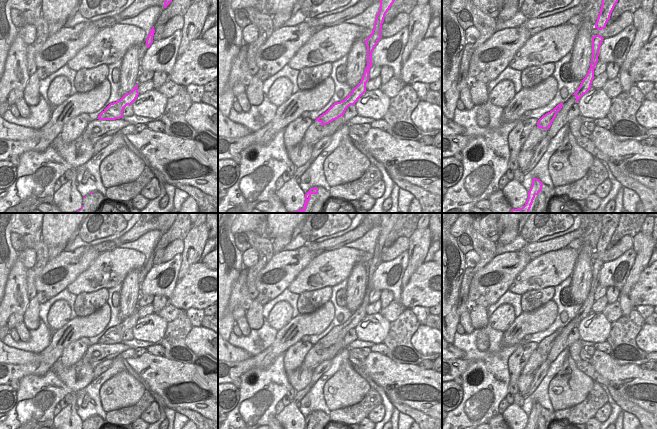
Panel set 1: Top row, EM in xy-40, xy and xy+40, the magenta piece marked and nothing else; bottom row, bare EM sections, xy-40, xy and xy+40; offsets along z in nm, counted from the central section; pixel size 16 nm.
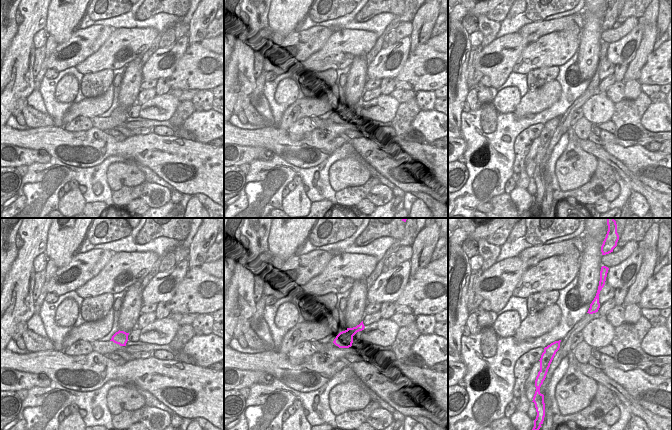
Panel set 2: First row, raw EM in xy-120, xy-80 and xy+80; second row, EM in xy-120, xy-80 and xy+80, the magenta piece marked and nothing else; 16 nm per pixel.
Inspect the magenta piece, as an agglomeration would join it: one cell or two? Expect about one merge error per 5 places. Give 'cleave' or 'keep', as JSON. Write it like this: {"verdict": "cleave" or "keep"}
{"verdict": "keep"}

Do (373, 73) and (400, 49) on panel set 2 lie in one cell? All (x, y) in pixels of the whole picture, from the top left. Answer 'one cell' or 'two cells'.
one cell

